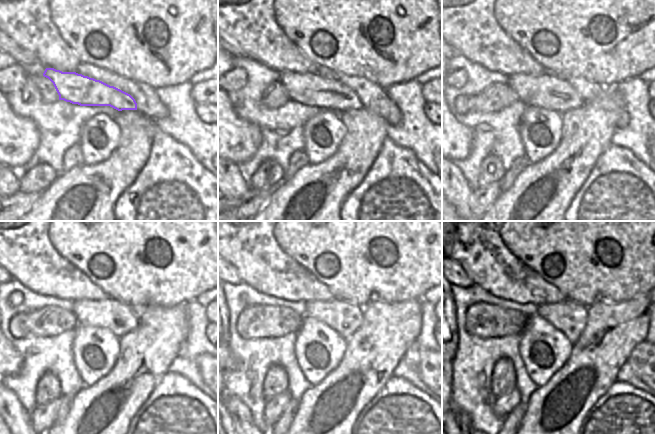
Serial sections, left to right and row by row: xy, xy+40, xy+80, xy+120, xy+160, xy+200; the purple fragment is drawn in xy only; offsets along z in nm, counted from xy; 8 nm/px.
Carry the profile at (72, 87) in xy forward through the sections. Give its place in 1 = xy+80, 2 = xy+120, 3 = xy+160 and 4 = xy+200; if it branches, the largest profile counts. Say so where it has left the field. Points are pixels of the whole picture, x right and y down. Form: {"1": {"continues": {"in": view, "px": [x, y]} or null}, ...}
{"1": {"continues": {"in": "xy+80", "px": [550, 91]}}, "2": {"continues": {"in": "xy+120", "px": [118, 317]}}, "3": {"continues": {"in": "xy+160", "px": [344, 317]}}, "4": {"continues": {"in": "xy+200", "px": [569, 317]}}}

